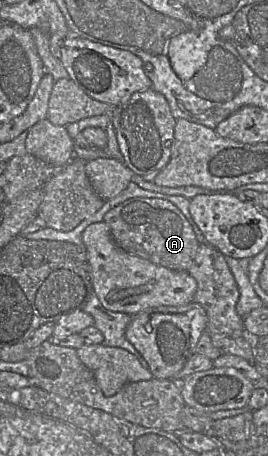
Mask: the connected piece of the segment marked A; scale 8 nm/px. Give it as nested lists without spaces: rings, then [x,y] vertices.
[[[131,198],[109,210],[103,222],[108,225],[115,244],[122,250],[170,270],[188,271],[200,246],[188,220],[175,205],[167,200]]]

